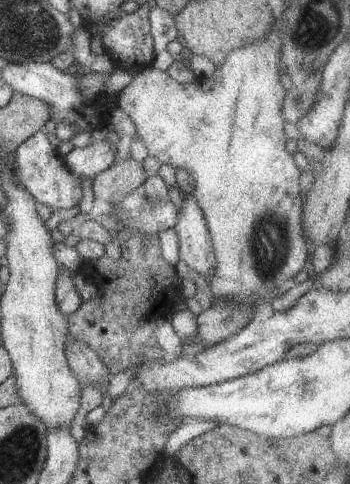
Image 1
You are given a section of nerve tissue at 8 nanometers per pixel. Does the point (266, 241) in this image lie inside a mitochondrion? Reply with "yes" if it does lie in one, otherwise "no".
yes

